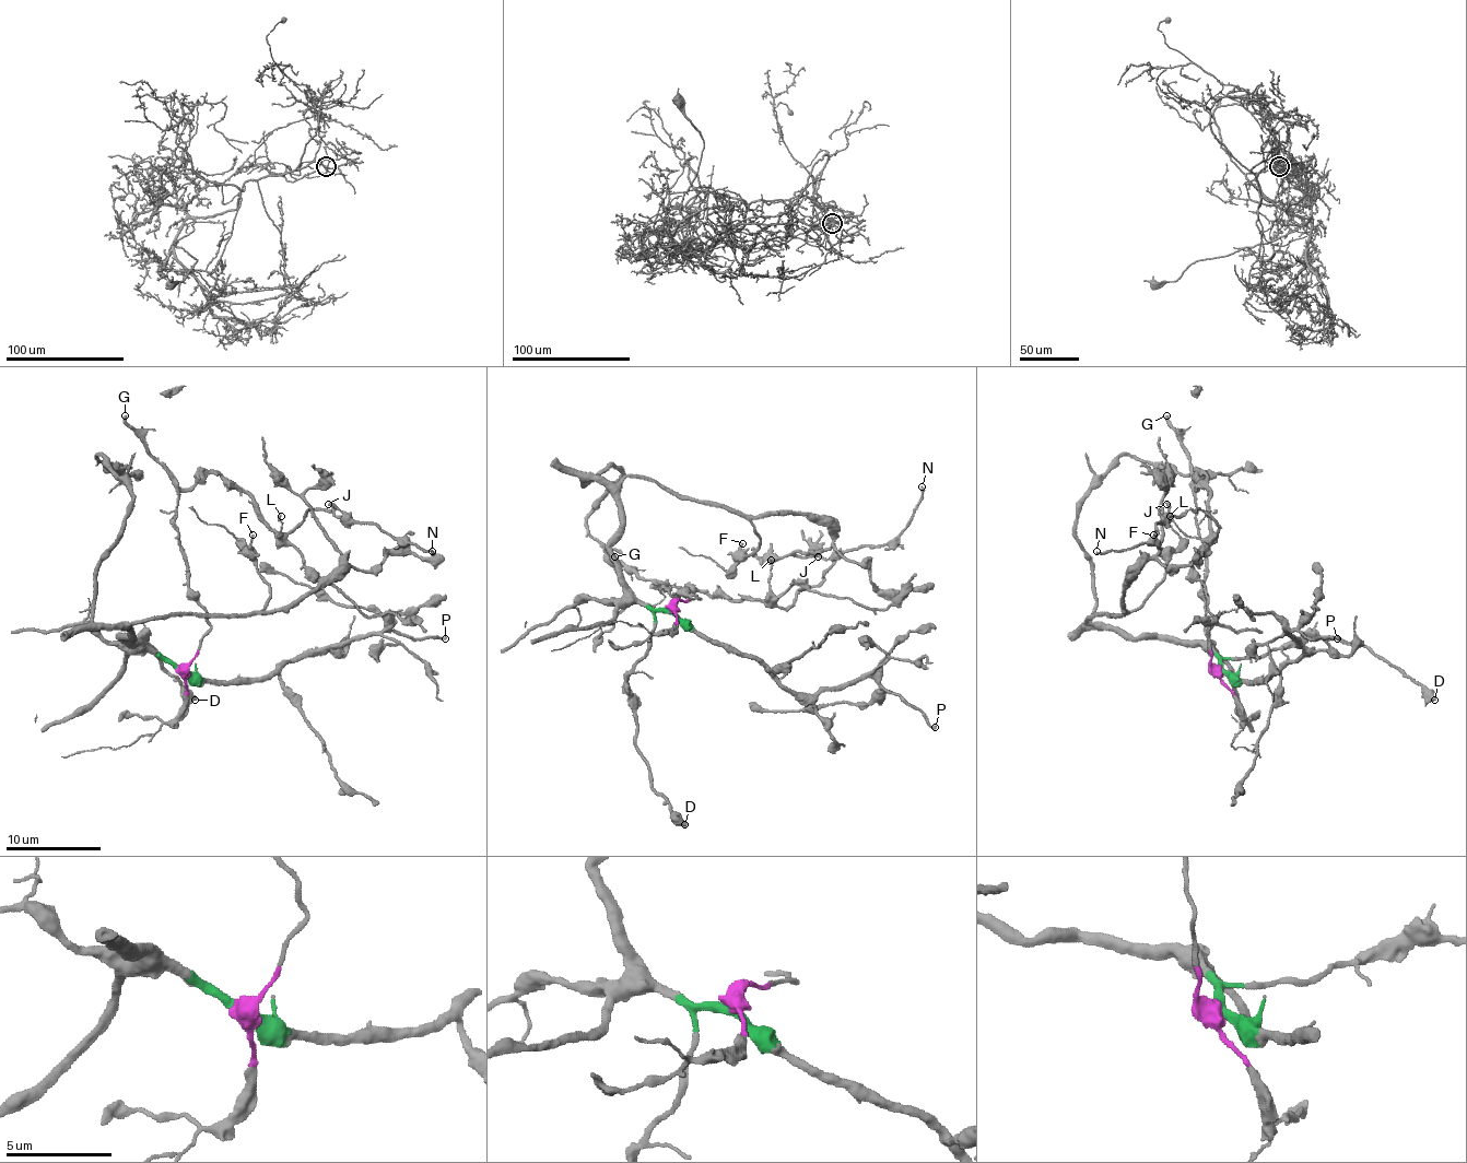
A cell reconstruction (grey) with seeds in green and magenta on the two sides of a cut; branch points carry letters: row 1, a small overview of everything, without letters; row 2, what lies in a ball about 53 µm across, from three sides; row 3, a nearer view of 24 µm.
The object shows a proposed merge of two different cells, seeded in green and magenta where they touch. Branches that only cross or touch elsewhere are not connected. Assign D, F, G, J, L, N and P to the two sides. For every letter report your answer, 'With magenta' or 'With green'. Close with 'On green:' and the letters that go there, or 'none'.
D: With green
F: With green
G: With magenta
J: With magenta
L: With magenta
N: With magenta
P: With green
On green: D, F, P

